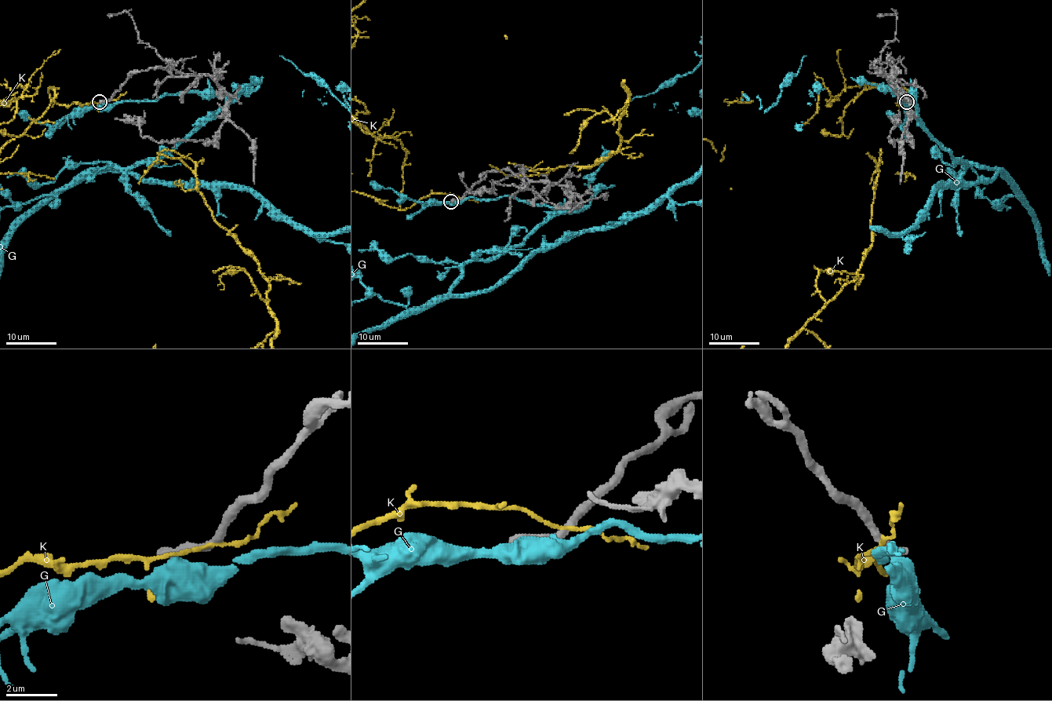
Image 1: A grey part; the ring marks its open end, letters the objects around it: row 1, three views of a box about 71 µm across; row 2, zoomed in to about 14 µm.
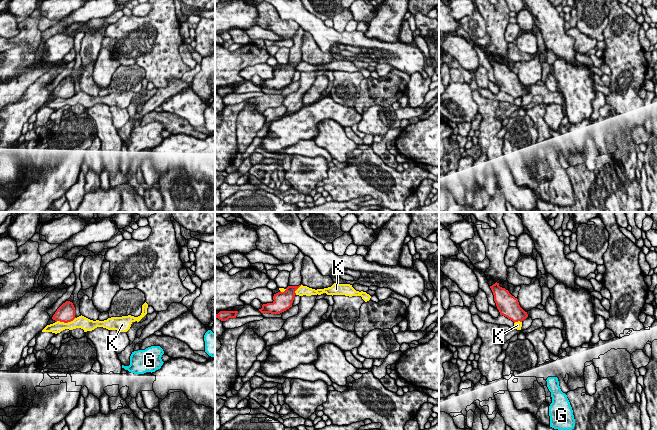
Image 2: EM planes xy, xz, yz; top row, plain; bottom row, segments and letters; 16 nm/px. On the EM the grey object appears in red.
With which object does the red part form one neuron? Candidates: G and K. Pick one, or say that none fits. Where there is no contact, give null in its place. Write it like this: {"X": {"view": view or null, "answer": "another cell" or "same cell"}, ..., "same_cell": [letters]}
{"G": {"view": null, "answer": "another cell"}, "K": {"view": "xy", "answer": "another cell"}, "same_cell": []}

